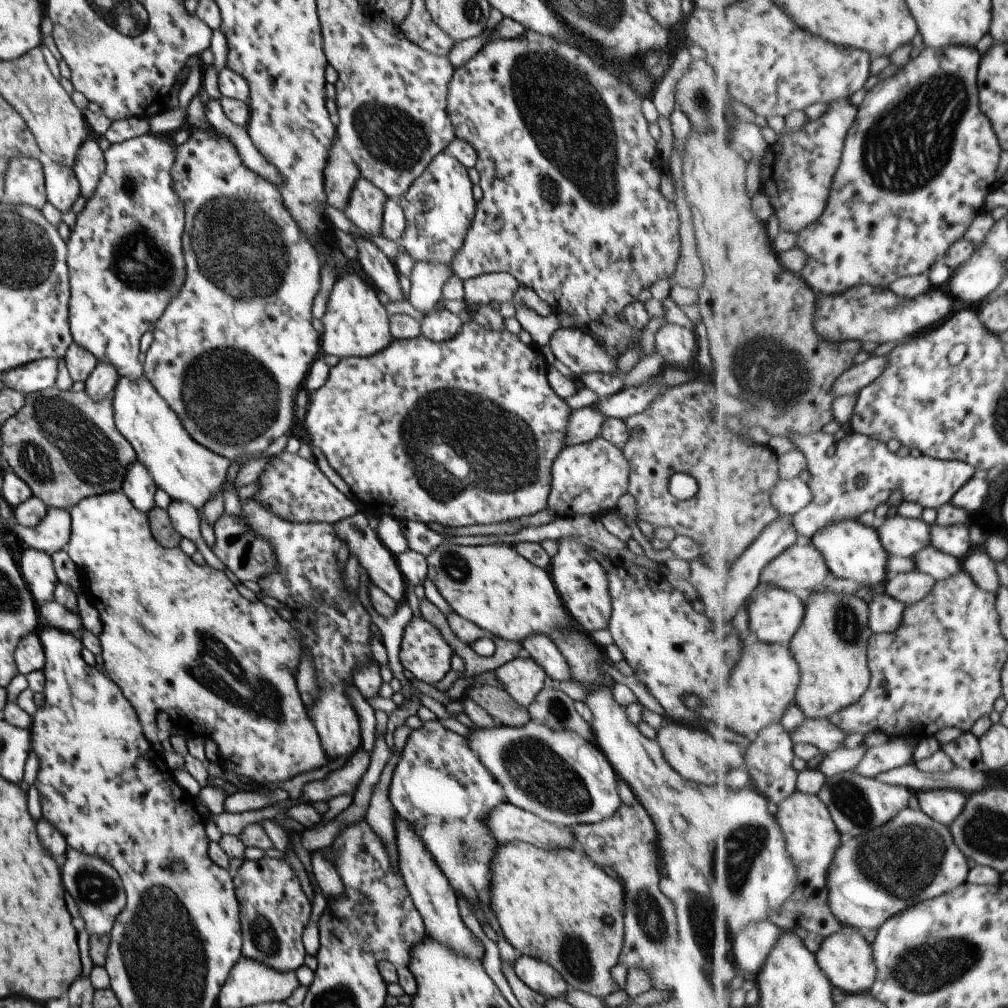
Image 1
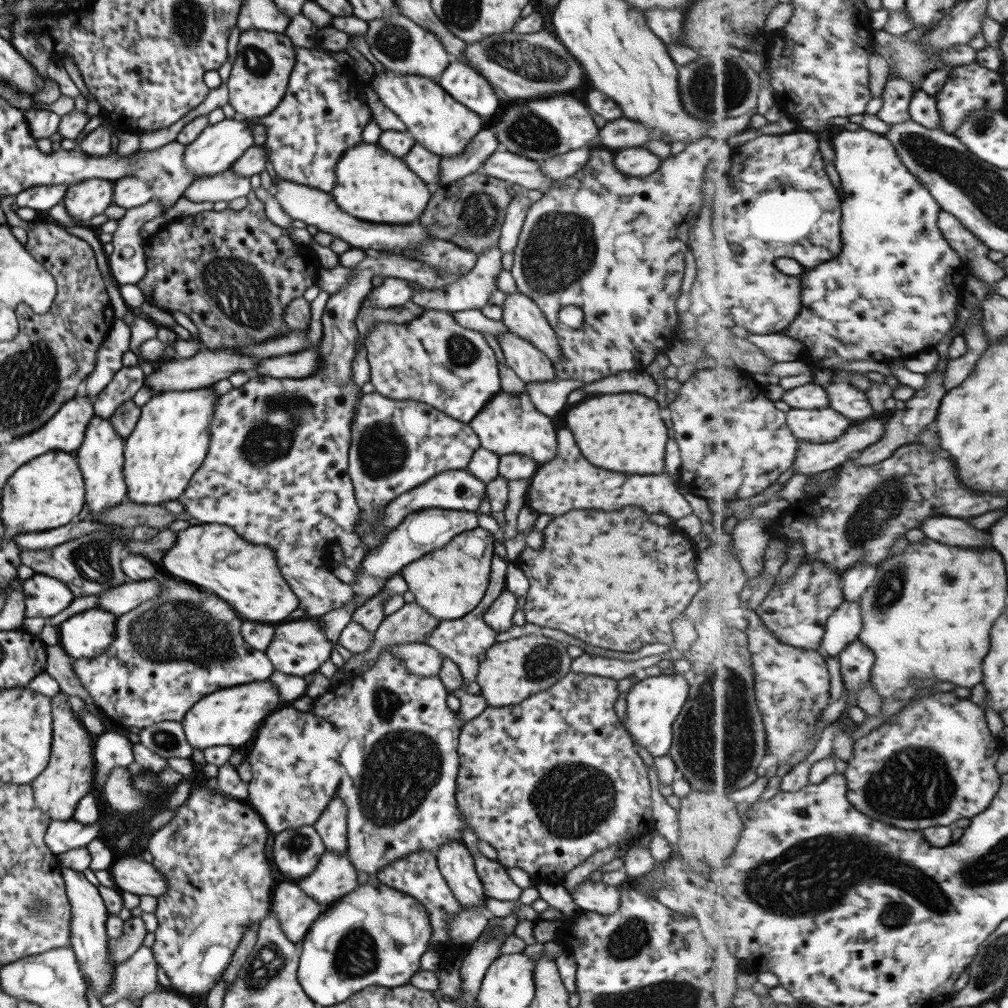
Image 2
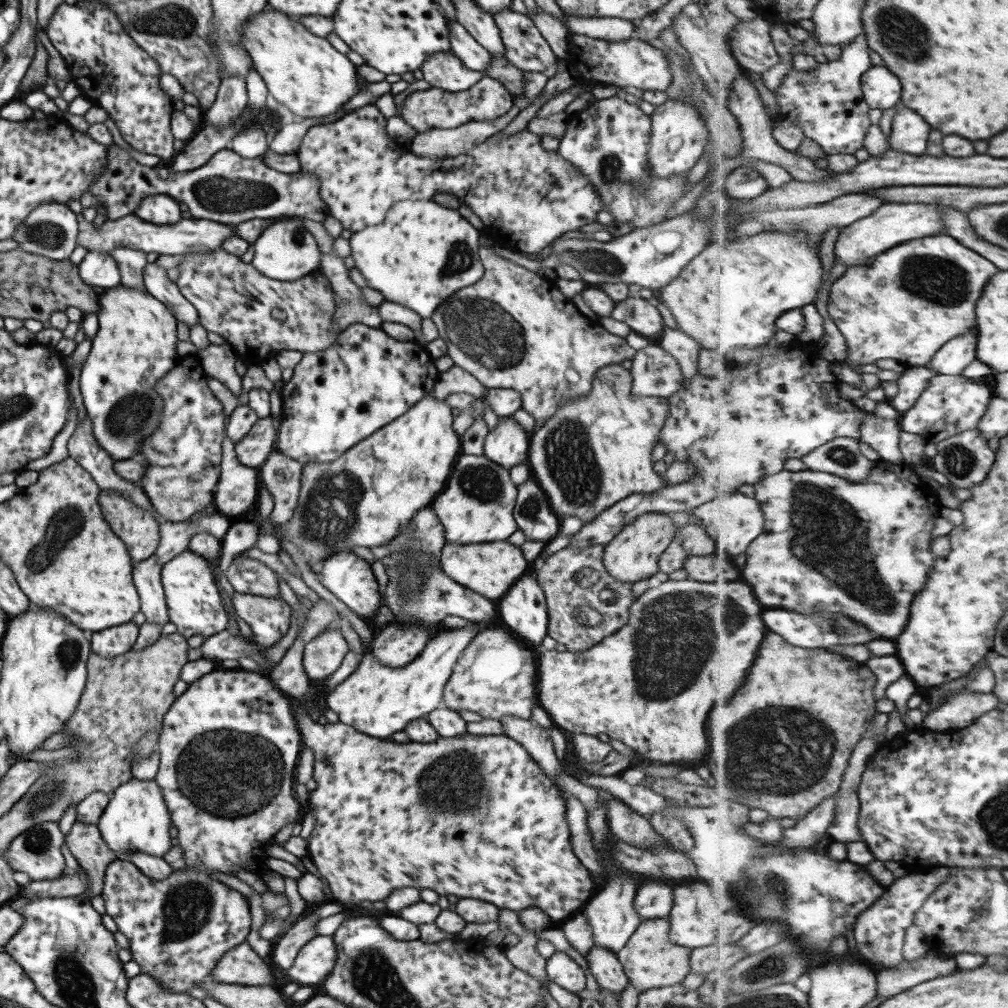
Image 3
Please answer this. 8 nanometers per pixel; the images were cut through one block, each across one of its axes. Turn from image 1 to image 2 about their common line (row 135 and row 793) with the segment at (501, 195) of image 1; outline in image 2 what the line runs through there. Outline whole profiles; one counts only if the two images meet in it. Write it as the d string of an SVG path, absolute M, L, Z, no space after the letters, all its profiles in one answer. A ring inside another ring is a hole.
M569 671L547 690L527 696L519 704L502 708L486 707L476 718L465 721L461 726L457 741L459 766L455 778L456 808L459 808L461 814L465 816L465 822L473 834L495 850L496 861L505 869L519 868L519 870L527 872L531 885L562 884L566 872L575 868L577 864L581 864L597 850L603 850L623 839L633 843L654 830L655 820L653 820L651 811L647 767L637 755L631 736L627 734L627 730L619 722L613 710L613 703L619 693L616 690L616 681L611 678Z

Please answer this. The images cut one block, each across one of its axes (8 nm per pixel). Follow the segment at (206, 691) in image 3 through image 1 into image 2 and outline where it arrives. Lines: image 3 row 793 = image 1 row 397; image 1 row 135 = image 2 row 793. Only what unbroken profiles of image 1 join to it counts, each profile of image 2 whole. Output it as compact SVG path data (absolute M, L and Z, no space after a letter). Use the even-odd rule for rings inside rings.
M193 782L187 798L177 807L172 818L153 831L147 840L145 848L152 856L151 865L163 873L167 881L167 889L156 897L153 914L157 919L157 929L152 932L154 942L150 949L156 967L163 969L173 992L192 1001L205 996L221 979L231 953L248 925L258 924L270 913L270 896L275 881L264 854L267 831L251 806Z

